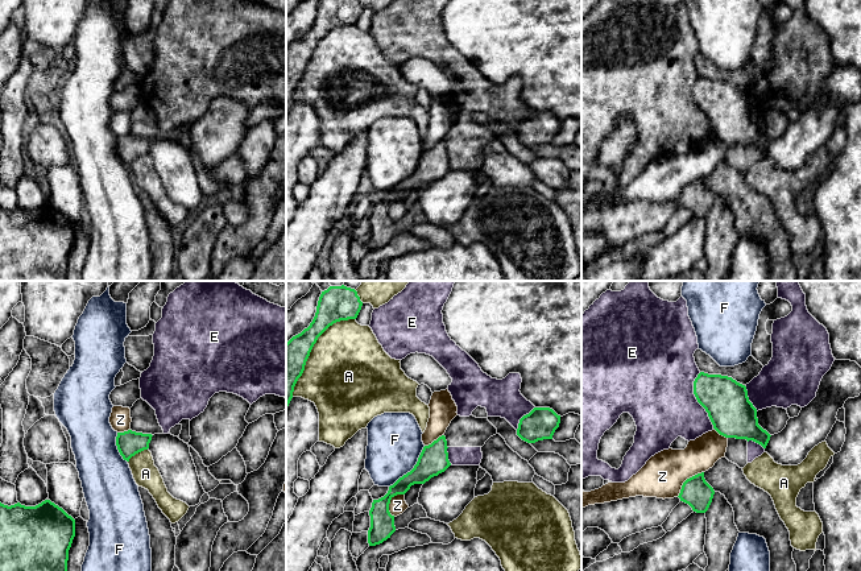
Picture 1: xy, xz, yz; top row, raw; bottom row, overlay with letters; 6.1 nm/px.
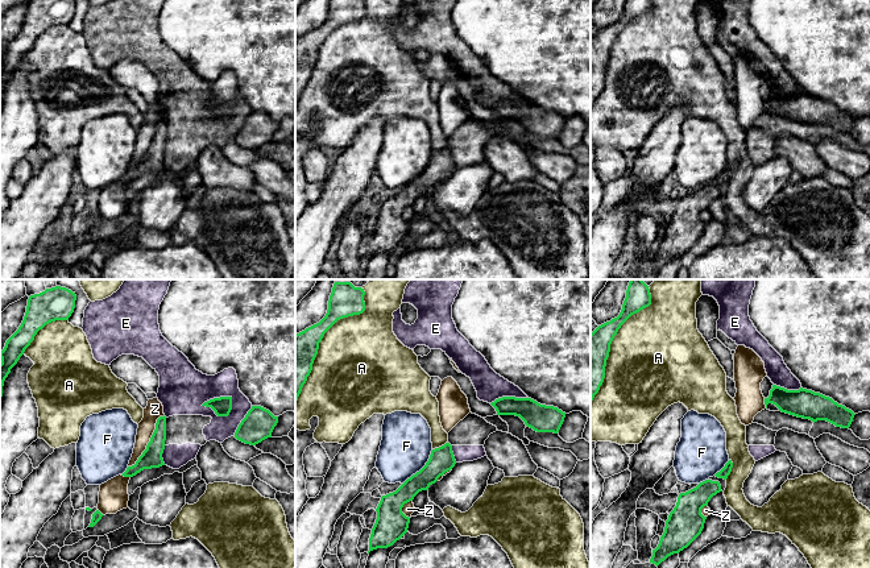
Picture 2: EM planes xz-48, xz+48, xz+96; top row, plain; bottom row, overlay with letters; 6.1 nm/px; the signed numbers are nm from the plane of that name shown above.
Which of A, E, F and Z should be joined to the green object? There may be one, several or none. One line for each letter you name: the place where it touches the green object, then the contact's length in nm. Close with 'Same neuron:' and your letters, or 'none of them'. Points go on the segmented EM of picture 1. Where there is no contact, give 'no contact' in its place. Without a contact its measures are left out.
Same neuron: none of them

